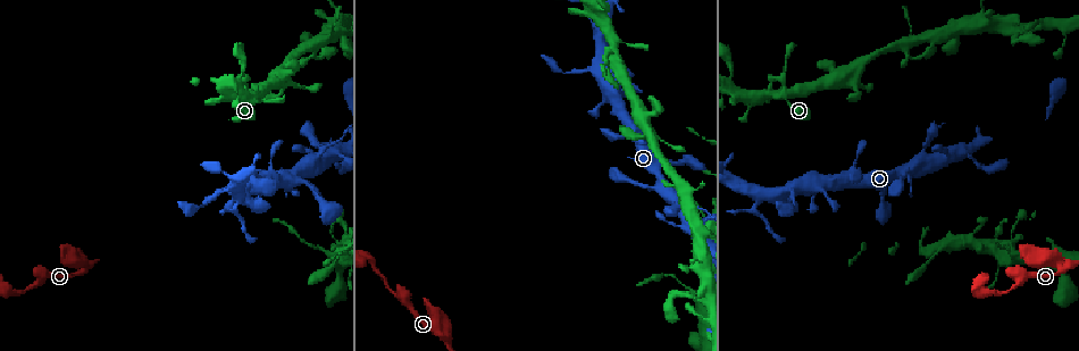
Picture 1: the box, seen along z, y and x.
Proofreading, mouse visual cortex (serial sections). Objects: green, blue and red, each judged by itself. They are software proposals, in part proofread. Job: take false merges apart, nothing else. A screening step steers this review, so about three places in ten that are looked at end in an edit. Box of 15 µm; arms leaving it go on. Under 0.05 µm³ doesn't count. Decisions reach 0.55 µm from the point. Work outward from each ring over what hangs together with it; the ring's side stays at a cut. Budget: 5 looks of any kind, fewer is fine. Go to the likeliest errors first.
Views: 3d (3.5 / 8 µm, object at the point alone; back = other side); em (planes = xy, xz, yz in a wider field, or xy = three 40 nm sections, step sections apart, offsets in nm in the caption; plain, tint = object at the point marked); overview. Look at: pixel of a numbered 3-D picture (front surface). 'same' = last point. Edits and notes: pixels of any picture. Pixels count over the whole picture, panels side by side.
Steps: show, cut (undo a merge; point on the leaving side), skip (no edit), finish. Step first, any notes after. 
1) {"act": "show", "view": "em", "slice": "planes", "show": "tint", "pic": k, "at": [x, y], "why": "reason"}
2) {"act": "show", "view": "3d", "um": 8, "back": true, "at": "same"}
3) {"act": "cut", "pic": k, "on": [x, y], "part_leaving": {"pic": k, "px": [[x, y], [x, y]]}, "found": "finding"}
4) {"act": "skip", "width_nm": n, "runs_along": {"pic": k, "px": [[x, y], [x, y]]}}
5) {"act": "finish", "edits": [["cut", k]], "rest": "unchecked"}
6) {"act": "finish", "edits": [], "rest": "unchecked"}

{"act": "show", "view": "3d", "um": 3.5, "pic": 1, "at": [757, 201], "why": "branch point"}

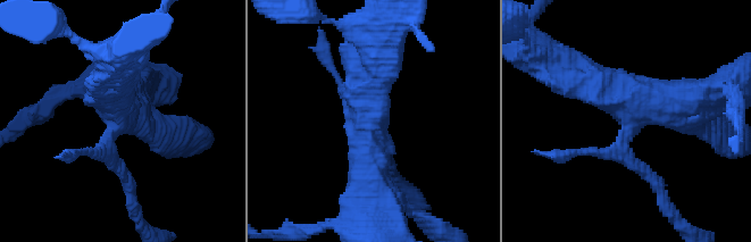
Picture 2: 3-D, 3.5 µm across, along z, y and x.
{"act": "cut", "pic": 2, "on": [650, 178], "part_leaving": {"pic": 2, "px": [[623, 138], [623, 149], [681, 225]]}, "found": "two cells meet here"}

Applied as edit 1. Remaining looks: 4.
{"act": "show", "view": "overview", "why": "see it whole again"}

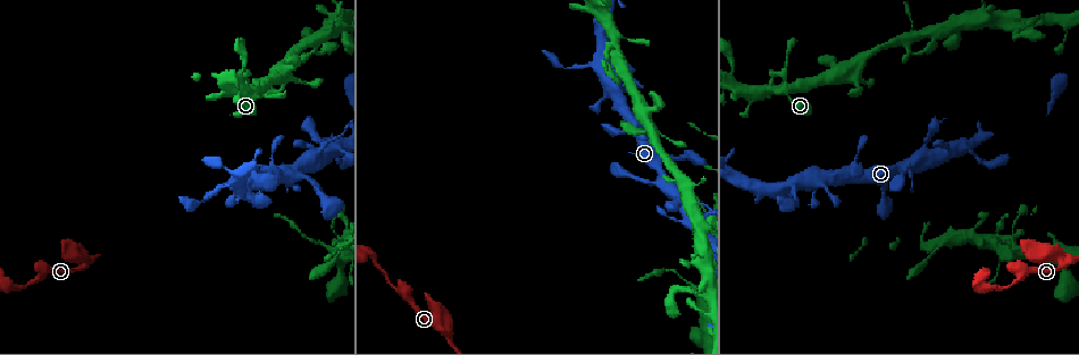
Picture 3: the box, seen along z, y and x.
{"act": "show", "view": "3d", "um": 3.5, "pic": 3, "at": [981, 284], "why": "sharp bend"}

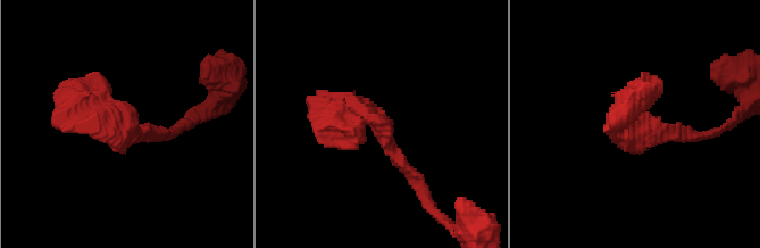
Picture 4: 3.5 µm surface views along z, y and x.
{"act": "show", "view": "em", "slice": "xy", "step": 2, "show": "tint", "pic": 4, "at": [119, 126]}

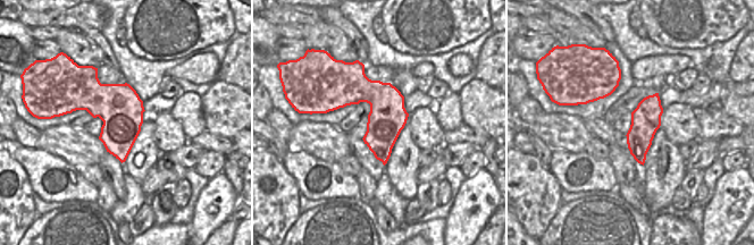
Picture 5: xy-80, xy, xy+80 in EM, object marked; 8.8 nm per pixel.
{"act": "skip", "runs_along": {"pic": 4, "px": [[159, 133], [127, 133], [78, 84]]}, "found": "continuous, no second cell"}

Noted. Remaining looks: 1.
{"act": "finish", "edits": [["cut", 2]], "rest": "unchecked"}

